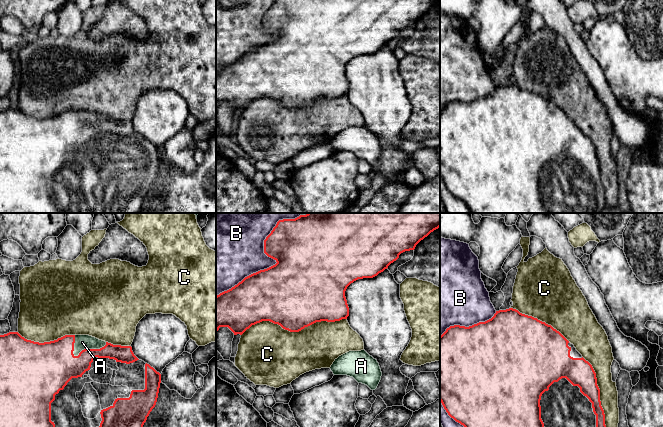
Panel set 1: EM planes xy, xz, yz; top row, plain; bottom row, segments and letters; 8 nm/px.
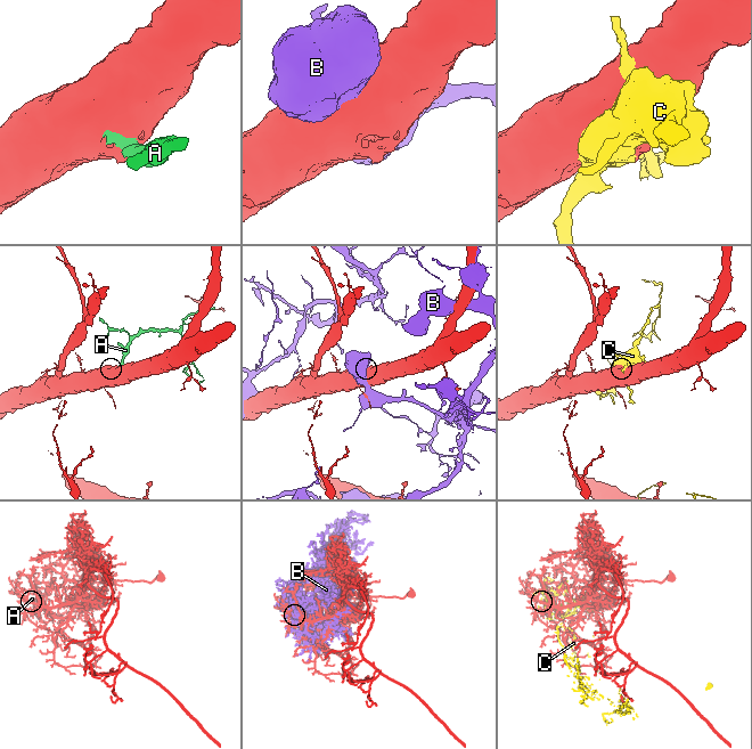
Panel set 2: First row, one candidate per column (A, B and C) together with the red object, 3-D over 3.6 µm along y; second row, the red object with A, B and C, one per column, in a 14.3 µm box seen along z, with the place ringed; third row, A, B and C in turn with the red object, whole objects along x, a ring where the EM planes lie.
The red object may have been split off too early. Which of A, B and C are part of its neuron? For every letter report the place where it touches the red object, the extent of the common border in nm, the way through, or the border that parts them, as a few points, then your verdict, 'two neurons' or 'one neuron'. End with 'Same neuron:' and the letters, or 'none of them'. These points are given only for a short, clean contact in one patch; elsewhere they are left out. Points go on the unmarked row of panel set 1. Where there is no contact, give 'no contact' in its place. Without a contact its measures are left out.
A: contact xy (89, 125); length 300 nm; one neuron
B: contact xz (267, 44); length 750 nm; two neurons
C: contact xz (293, 107); length 850 nm; two neurons
Same neuron: A

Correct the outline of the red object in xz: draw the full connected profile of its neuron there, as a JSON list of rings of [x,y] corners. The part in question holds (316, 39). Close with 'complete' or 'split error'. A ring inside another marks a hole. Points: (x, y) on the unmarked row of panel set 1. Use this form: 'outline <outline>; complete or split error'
outline [[[276,0],[271,9],[264,16],[264,29],[277,39],[267,45],[260,46],[245,53],[241,58],[216,72],[216,109],[220,103],[228,103],[234,111],[242,111],[252,101],[262,97],[270,97],[280,101],[290,108],[299,108],[316,98],[335,98],[347,95],[349,83],[345,73],[347,63],[358,55],[373,54],[383,48],[399,34],[405,27],[414,26],[416,21],[431,8],[438,5],[440,0]]]; complete

